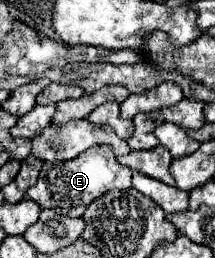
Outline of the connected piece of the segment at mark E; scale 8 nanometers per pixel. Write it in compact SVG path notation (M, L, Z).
M96 145L68 163L44 163L38 183L28 189L28 197L36 201L42 209L60 211L60 215L68 217L82 217L84 209L96 197L104 195L110 189L128 187L132 187L132 169L120 165L108 145Z

